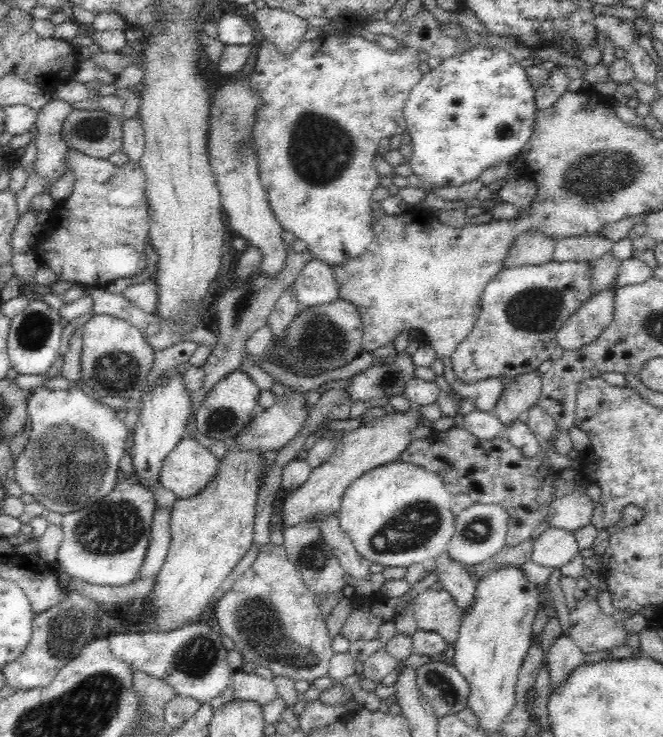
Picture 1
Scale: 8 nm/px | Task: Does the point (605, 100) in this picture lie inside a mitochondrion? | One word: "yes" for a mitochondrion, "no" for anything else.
no

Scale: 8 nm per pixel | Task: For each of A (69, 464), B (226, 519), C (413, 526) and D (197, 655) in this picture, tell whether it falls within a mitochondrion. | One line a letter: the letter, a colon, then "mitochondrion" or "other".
A: mitochondrion
B: other
C: mitochondrion
D: mitochondrion

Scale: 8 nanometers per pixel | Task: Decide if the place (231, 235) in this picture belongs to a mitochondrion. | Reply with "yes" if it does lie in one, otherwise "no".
no

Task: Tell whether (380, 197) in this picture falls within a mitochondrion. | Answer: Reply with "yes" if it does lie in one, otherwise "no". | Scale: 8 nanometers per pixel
no

